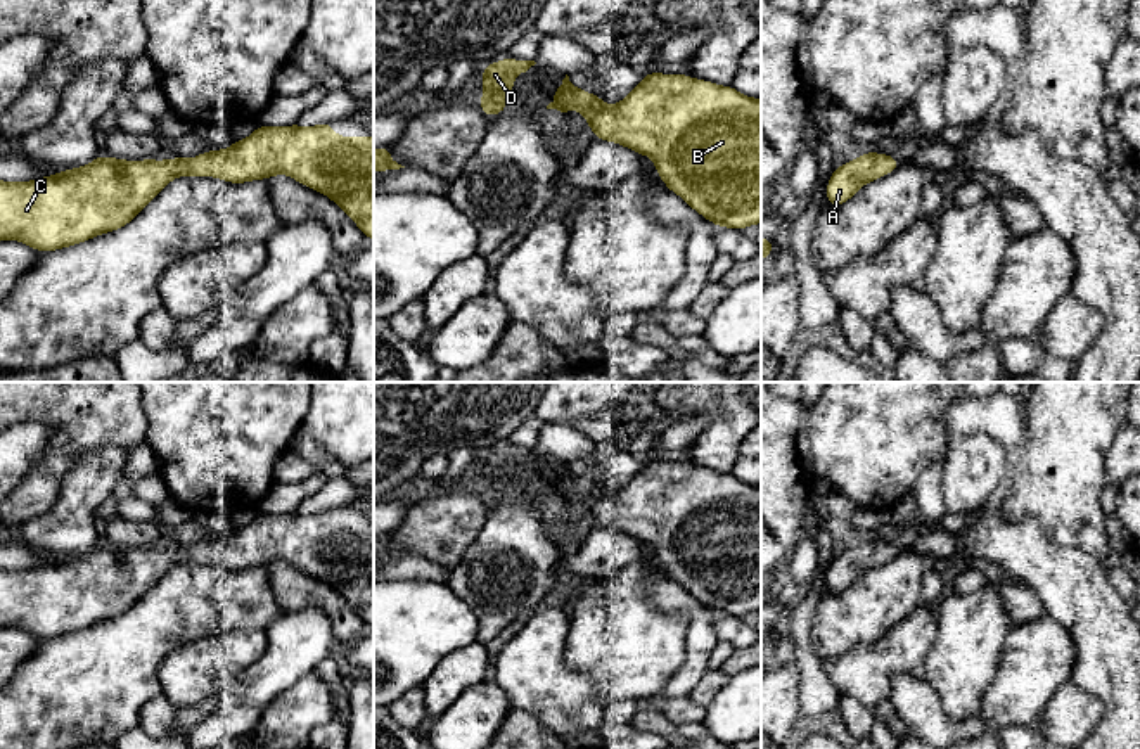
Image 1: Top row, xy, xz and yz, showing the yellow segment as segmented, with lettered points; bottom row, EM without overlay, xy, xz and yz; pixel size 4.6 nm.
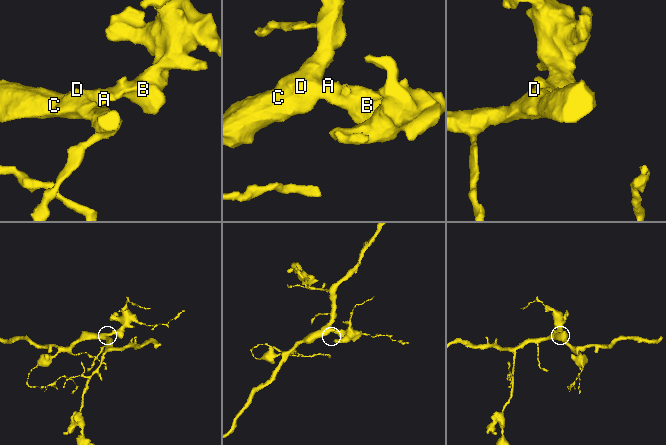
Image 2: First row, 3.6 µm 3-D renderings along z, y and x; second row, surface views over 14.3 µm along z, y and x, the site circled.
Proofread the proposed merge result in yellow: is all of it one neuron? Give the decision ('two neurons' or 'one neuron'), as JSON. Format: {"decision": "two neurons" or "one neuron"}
{"decision": "one neuron"}

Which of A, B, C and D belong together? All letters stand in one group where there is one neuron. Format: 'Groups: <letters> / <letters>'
Groups: A B C D

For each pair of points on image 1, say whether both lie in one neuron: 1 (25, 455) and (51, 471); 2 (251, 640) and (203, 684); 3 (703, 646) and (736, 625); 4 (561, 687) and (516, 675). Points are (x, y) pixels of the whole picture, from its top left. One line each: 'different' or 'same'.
1: different
2: same
3: different
4: same

